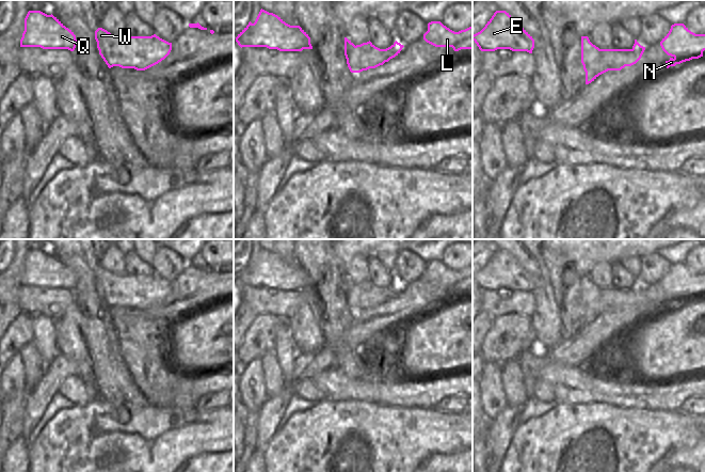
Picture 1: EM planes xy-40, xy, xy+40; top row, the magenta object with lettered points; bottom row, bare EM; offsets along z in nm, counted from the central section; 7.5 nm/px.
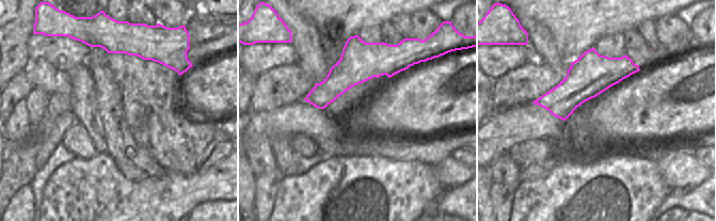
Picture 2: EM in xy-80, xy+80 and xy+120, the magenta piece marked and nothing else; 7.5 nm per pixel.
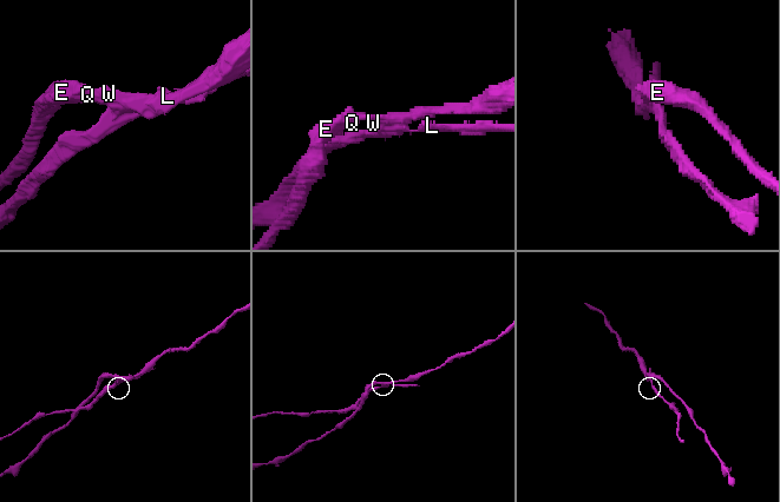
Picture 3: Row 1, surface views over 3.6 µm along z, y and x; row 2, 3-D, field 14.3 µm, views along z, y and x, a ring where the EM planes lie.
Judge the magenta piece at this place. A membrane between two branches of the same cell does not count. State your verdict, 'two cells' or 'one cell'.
two cells

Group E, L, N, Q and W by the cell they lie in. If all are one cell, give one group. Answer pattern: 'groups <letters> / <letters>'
groups E Q W / L N

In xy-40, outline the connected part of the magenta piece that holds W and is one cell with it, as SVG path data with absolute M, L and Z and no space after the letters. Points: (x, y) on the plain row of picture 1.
M102 267L95 270L99 294L109 308L134 308L145 310L162 299L172 289L169 282L156 273L151 276L115 276Z

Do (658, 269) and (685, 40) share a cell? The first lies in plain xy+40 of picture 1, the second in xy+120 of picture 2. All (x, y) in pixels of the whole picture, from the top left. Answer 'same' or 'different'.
same

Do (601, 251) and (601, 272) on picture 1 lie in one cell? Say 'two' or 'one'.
two

